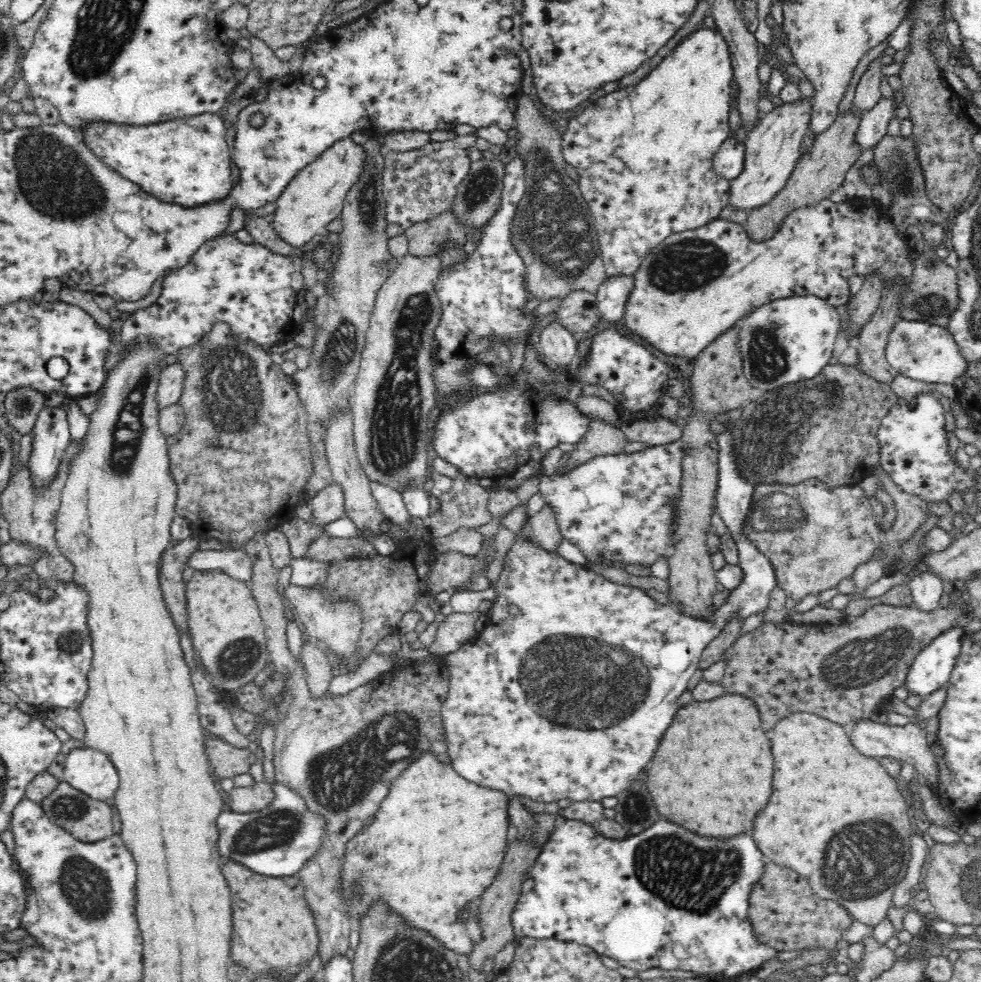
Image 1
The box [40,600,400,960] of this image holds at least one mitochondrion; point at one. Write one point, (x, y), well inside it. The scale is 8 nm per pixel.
(88, 892)

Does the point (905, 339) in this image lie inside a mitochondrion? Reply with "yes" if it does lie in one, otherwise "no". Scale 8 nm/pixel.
yes

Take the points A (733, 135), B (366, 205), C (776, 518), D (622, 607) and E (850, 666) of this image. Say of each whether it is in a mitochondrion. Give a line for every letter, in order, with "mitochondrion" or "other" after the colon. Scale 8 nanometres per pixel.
A: other
B: mitochondrion
C: mitochondrion
D: other
E: mitochondrion

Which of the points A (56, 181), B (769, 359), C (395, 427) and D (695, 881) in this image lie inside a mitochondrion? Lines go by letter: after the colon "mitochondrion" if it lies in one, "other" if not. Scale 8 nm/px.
A: mitochondrion
B: mitochondrion
C: mitochondrion
D: mitochondrion

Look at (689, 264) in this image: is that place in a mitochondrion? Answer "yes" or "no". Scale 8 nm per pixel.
yes

